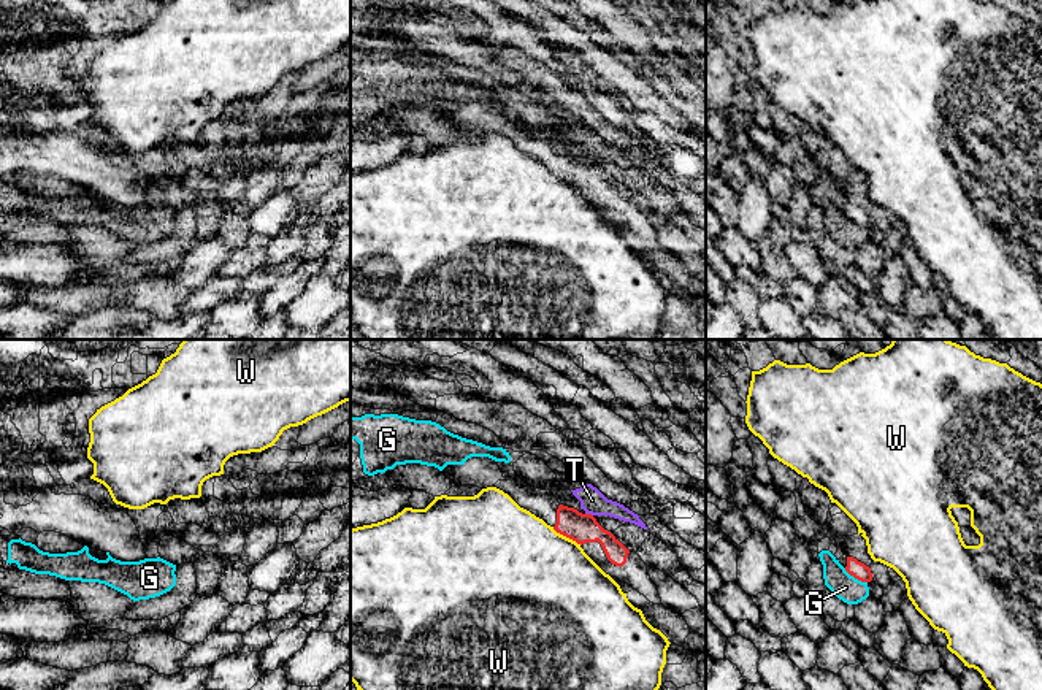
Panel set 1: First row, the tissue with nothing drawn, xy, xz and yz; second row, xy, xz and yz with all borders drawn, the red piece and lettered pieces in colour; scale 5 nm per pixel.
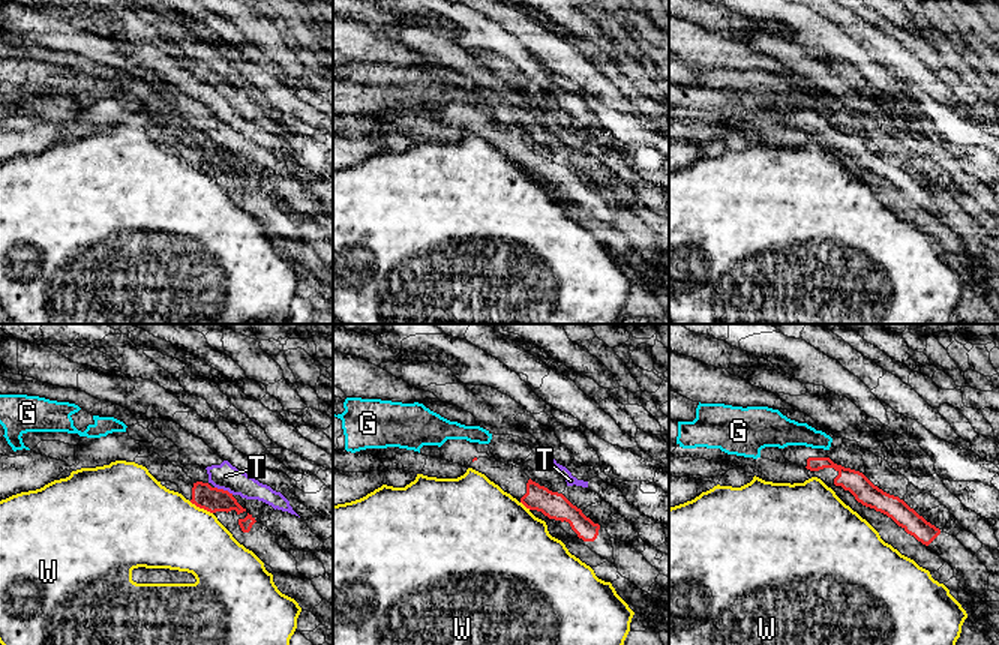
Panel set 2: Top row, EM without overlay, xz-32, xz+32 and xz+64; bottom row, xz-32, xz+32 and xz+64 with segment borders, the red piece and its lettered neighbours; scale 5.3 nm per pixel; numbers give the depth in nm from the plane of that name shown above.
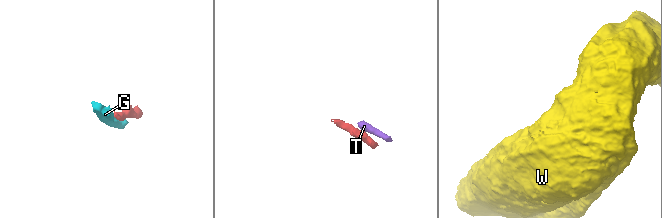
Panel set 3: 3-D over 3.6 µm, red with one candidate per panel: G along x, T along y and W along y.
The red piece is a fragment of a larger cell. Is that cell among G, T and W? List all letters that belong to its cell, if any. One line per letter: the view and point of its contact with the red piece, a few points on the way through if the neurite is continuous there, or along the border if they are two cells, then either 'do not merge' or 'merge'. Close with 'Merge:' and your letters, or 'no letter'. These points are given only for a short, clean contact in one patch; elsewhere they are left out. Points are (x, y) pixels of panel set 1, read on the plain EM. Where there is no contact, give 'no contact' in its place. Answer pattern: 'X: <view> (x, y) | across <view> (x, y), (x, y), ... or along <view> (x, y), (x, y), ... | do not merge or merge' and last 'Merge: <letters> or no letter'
G: yz (855, 222) | along yz (844, 213), (866, 227) | do not merge
T: xz (589, 159) | along xz (586, 157), (592, 160) | do not merge
W: xz (566, 181) | along xz (552, 172), (581, 189) | do not merge
Merge: no letter

